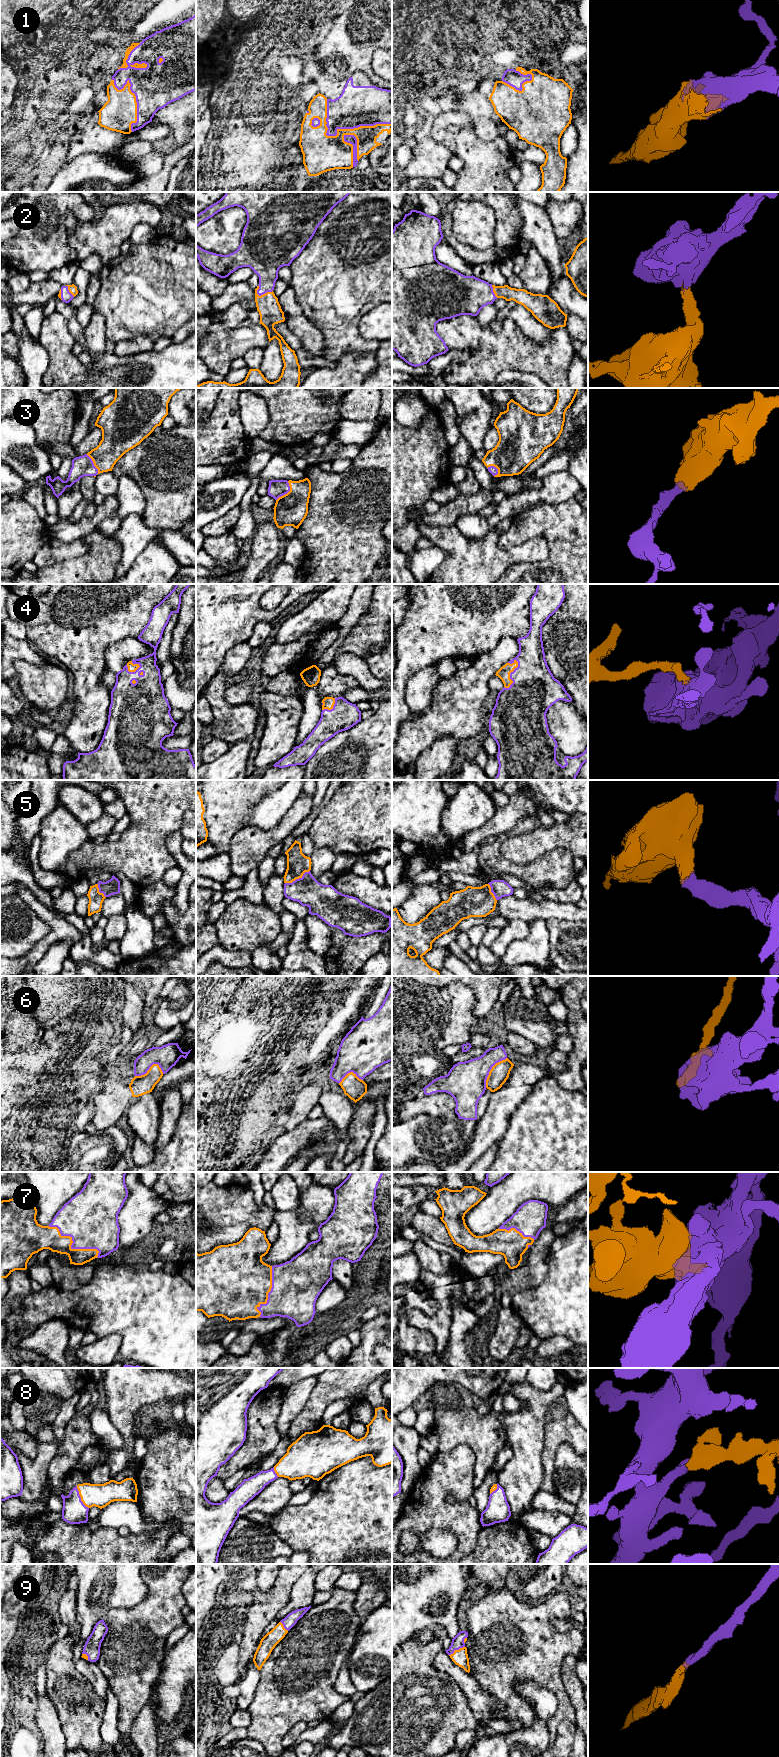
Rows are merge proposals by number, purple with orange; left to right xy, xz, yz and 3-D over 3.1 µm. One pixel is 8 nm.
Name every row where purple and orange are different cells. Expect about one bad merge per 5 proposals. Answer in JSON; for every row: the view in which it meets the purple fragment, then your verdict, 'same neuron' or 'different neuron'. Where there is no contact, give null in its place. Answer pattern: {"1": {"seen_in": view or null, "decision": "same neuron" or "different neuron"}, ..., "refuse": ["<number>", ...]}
{"1": {"seen_in": "xz", "decision": "same neuron"}, "2": {"seen_in": "xz", "decision": "same neuron"}, "3": {"seen_in": "xz", "decision": "same neuron"}, "4": {"seen_in": "yz", "decision": "same neuron"}, "5": {"seen_in": "xz", "decision": "same neuron"}, "6": {"seen_in": "yz", "decision": "different neuron"}, "7": {"seen_in": "xy", "decision": "same neuron"}, "8": {"seen_in": "xy", "decision": "same neuron"}, "9": {"seen_in": "yz", "decision": "same neuron"}, "refuse": ["6"]}

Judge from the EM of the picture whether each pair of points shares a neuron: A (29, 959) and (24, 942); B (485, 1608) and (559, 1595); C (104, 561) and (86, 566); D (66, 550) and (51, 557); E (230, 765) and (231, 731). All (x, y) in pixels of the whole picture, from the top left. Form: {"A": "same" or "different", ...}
{"A": "different", "B": "same", "C": "same", "D": "same", "E": "different"}

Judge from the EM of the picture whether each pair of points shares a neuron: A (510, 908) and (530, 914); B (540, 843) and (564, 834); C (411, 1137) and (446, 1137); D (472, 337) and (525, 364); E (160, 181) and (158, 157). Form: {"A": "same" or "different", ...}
{"A": "same", "B": "same", "C": "same", "D": "same", "E": "different"}

